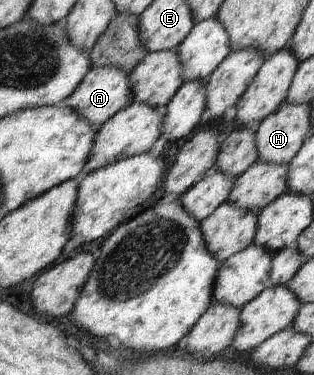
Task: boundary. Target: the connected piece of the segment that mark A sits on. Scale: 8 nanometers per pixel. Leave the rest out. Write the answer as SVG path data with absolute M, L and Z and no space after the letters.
M105 66L91 67L91 70L83 78L83 82L77 86L77 90L57 106L71 106L85 120L89 120L89 124L99 127L132 103L133 92L129 86L129 73L117 68L117 66Z

